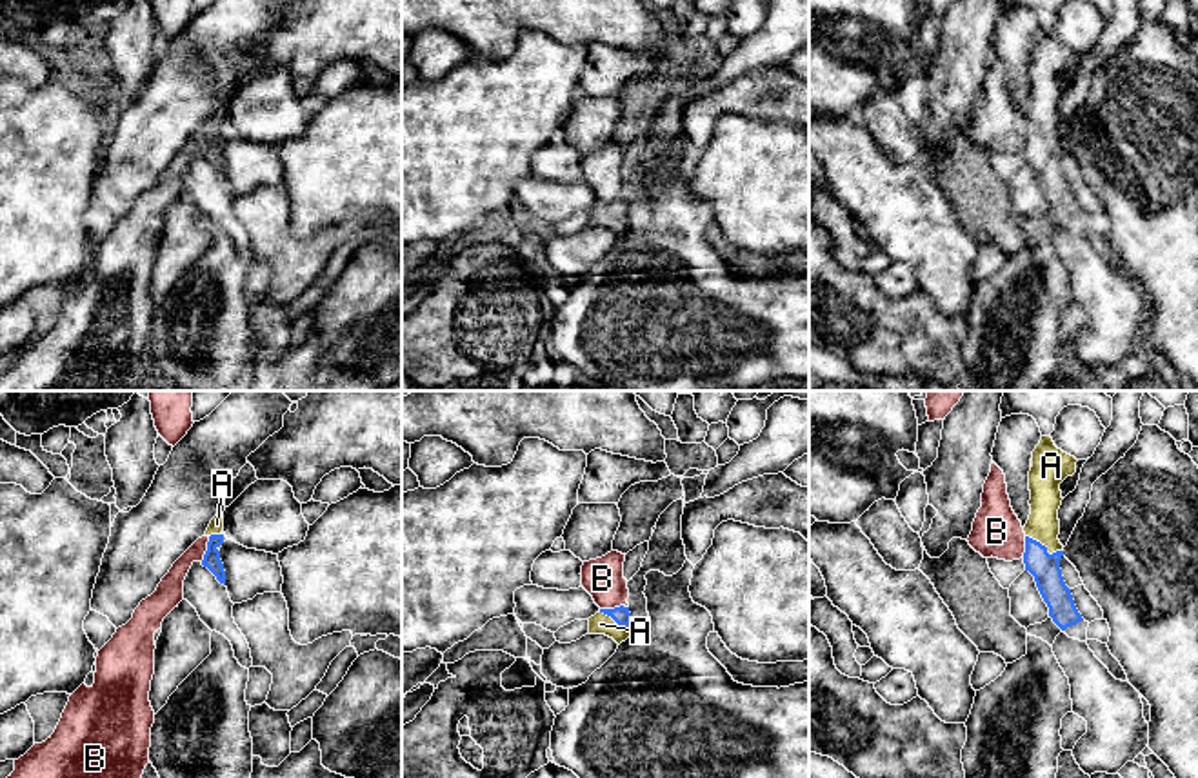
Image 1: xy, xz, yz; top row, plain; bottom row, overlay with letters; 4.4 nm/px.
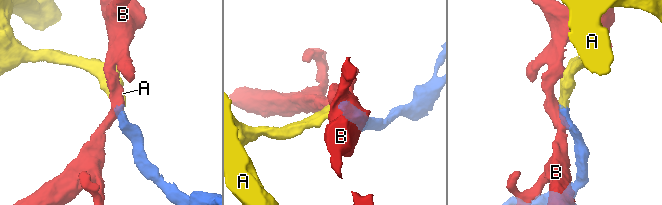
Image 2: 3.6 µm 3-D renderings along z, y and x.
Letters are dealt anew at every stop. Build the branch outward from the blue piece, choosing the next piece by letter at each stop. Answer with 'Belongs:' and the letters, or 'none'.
Belongs: A

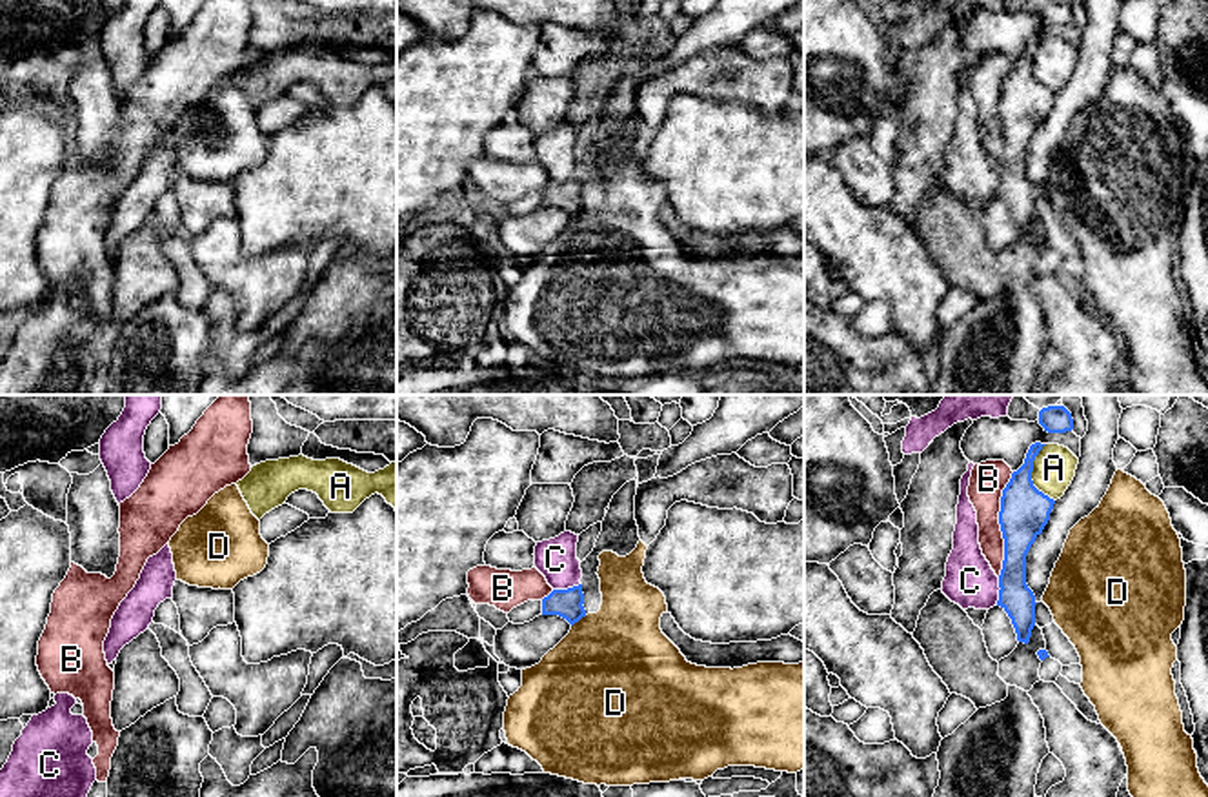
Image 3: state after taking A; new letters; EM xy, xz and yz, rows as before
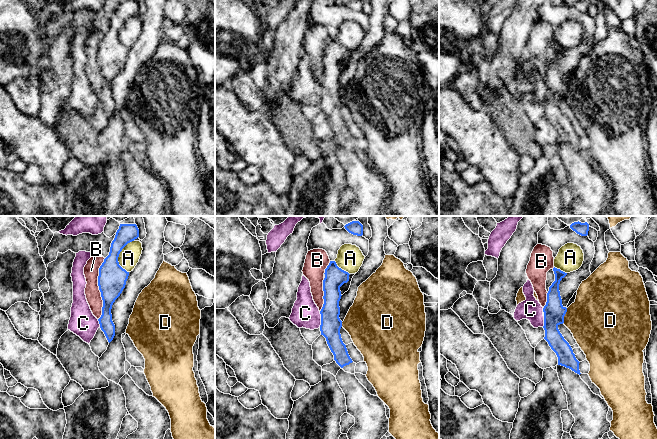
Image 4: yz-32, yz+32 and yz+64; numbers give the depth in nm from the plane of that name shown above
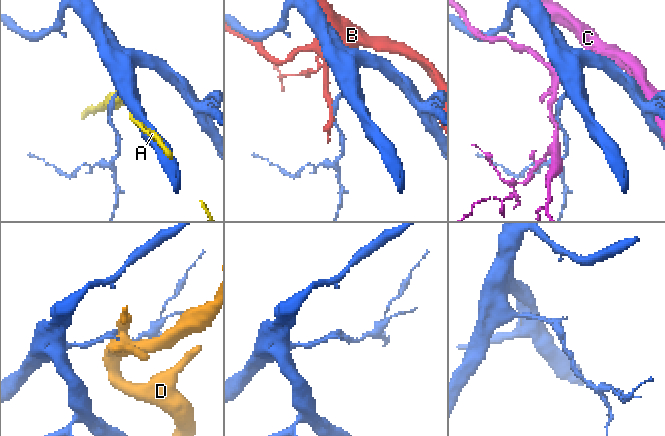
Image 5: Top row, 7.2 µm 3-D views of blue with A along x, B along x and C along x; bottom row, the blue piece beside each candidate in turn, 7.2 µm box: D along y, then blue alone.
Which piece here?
Belongs: none

